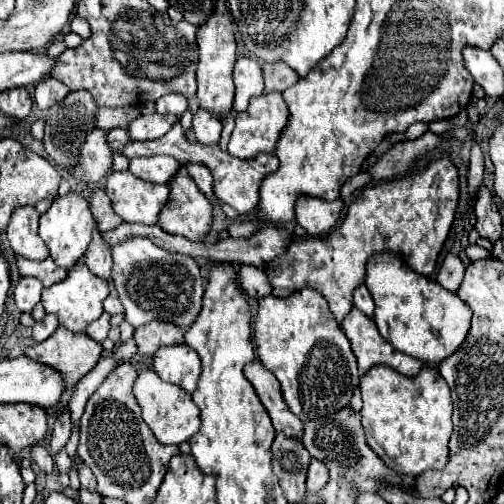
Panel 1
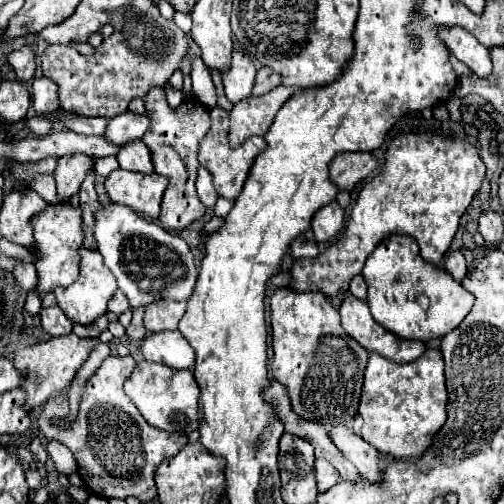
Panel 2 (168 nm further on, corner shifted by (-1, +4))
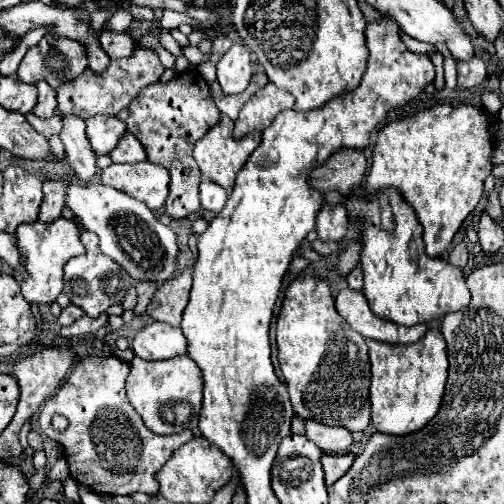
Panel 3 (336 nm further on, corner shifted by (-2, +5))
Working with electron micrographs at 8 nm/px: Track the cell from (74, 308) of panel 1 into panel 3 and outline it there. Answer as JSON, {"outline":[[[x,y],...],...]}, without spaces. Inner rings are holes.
{"outline":[[[83,232],[81,242],[85,246],[83,256],[75,256],[65,264],[65,288],[63,292],[69,296],[71,304],[79,306],[87,316],[97,318],[103,314],[109,306],[119,304],[119,300],[125,296],[125,292],[131,288],[131,280],[127,280],[127,274],[115,264],[113,260],[107,260],[99,252],[99,238],[93,232]]]}

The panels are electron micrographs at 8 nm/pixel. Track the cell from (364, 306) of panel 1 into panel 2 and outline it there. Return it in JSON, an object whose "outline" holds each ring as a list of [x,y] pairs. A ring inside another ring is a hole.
{"outline":[[[356,275],[352,281],[350,281],[350,293],[358,299],[366,299],[366,283],[364,283],[364,277],[362,275]]]}

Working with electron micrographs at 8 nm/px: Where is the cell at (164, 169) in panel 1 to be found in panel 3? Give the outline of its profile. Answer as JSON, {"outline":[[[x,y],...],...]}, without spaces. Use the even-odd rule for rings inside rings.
{"outline":[[[125,132],[125,136],[119,140],[117,148],[115,148],[109,156],[111,156],[111,160],[117,162],[117,164],[143,162],[143,160],[147,160],[147,158],[145,158],[145,148],[143,148],[141,142],[139,142],[133,134],[129,134],[129,132]]]}

